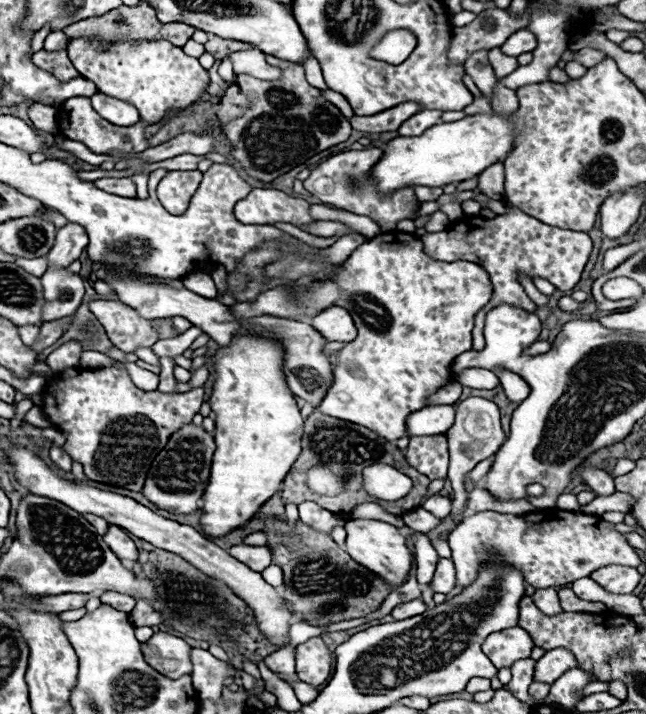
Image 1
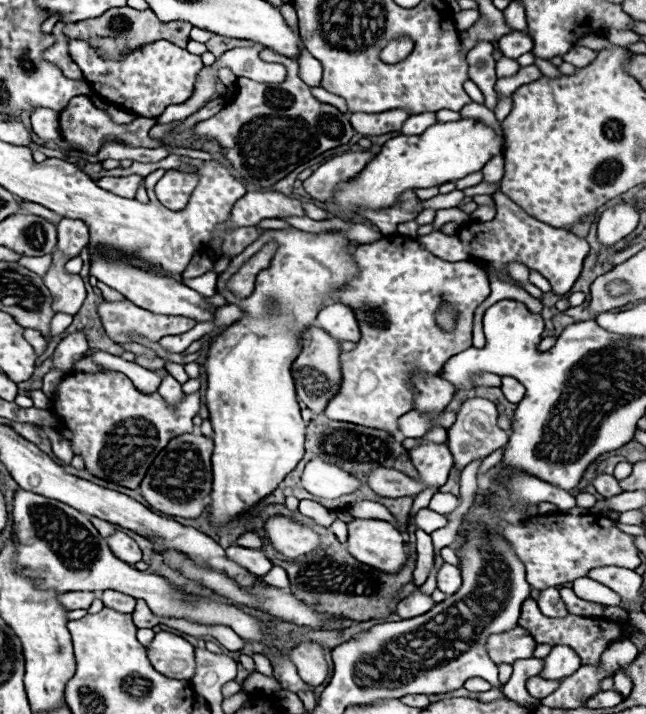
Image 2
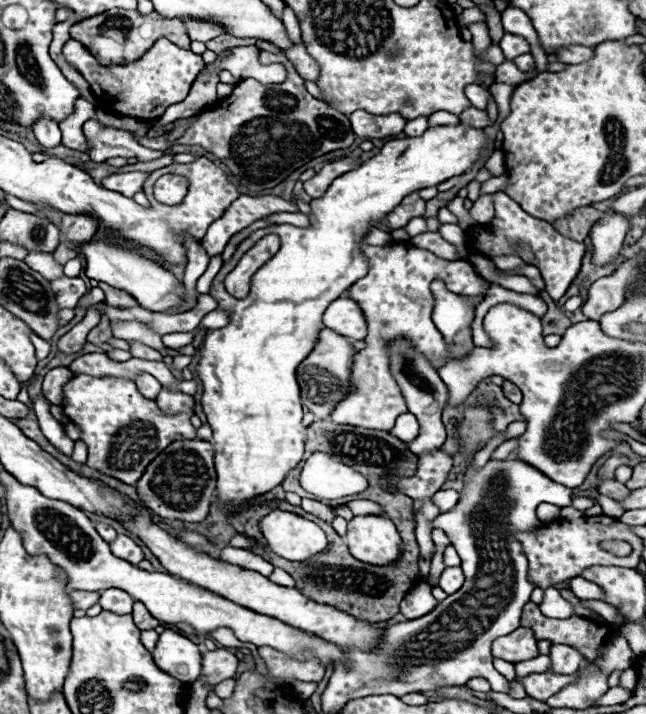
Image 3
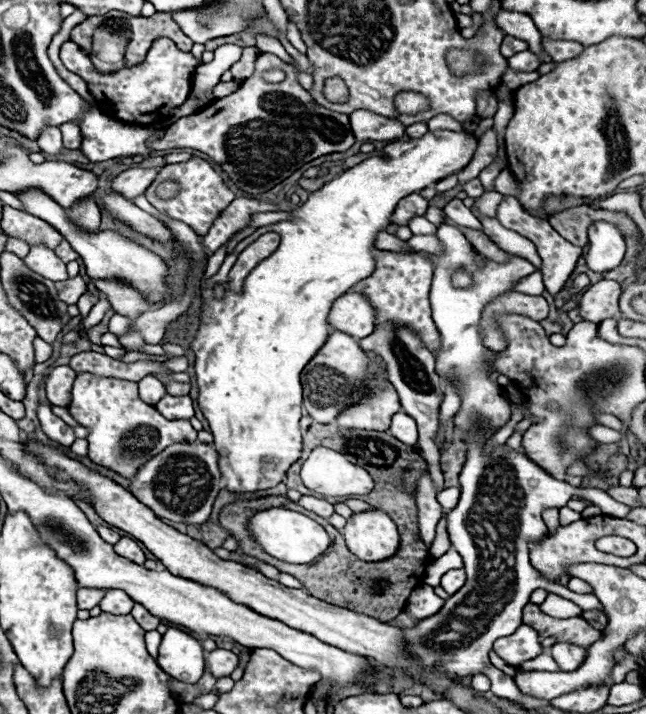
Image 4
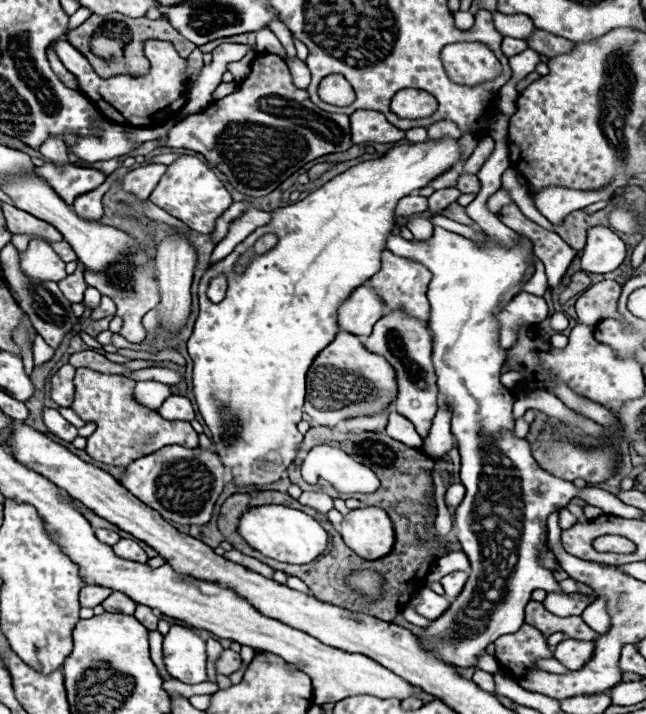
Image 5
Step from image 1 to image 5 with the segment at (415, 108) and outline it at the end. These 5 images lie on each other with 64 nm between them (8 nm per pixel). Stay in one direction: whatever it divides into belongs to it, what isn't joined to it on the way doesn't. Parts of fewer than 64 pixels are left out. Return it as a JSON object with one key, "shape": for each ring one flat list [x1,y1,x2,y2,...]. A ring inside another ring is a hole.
{"shape":[[356,110,350,116,354,144,392,144,404,138,404,130,386,120,384,114,372,110]]}

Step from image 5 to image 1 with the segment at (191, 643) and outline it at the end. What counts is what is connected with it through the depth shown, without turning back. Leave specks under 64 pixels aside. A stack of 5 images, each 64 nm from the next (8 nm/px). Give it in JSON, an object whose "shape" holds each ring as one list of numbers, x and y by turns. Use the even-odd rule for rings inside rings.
{"shape":[[158,632,142,644,142,654,154,670,168,678,180,678,192,672,190,646,178,636]]}

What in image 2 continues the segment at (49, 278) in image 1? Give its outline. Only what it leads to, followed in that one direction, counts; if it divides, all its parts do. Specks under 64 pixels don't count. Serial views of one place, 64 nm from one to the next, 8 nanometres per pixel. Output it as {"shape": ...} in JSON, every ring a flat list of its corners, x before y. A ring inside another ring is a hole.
{"shape":[[54,266,44,276,44,284,52,296,52,310,58,314,76,314,84,302,86,290,78,274,68,274,64,266]]}

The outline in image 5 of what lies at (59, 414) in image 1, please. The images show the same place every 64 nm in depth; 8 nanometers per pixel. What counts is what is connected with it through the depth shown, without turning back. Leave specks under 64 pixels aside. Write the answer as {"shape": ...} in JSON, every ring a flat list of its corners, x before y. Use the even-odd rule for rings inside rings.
{"shape":[[78,368,74,376,74,404,70,406,84,422,94,422,96,430,88,436,88,456,110,466,126,468,136,458,144,458,164,446,182,444,188,448,198,446,198,432,190,422,168,422,156,410,150,410,134,400,136,382,124,376,108,376,88,368]]}

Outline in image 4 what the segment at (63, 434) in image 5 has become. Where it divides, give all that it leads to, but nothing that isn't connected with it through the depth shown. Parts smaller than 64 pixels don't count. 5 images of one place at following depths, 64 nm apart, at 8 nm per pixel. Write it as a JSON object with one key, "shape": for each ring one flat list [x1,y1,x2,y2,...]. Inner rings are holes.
{"shape":[[40,404,40,406,38,406,38,418,40,418,40,424,42,424,44,434,46,434,50,440,56,440,56,442,58,442,60,446,64,446,64,448,70,448,70,446,72,446,72,442,76,440,72,428,66,426,58,416,52,414,50,406]]}

